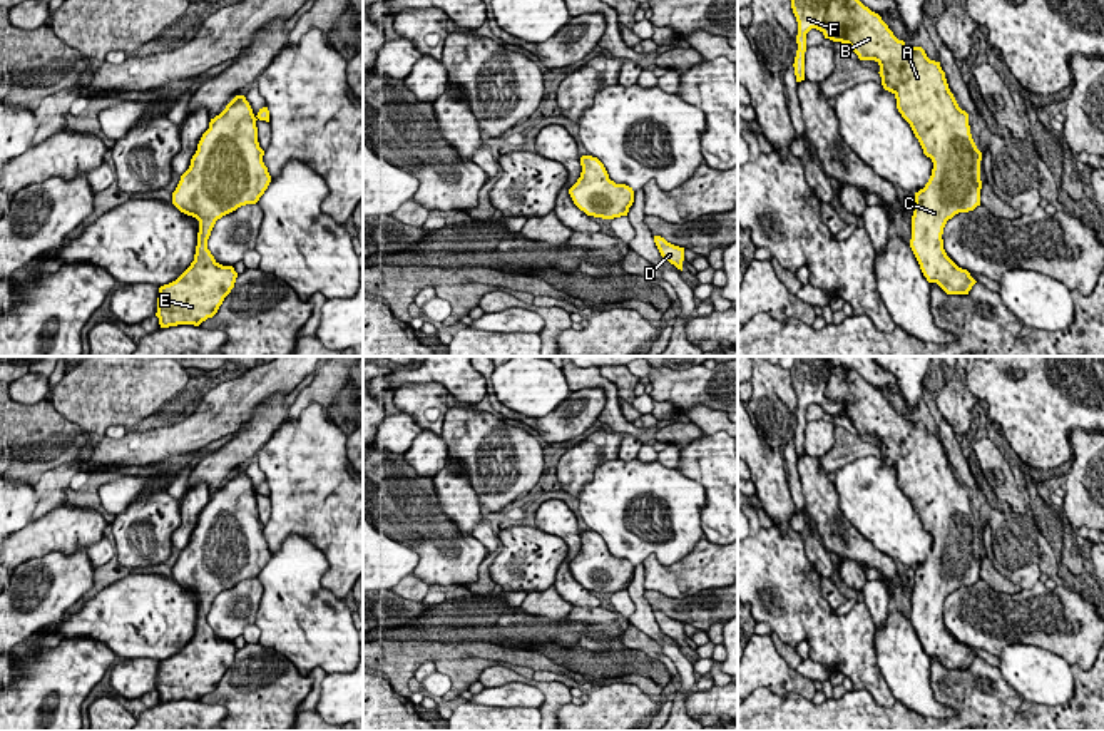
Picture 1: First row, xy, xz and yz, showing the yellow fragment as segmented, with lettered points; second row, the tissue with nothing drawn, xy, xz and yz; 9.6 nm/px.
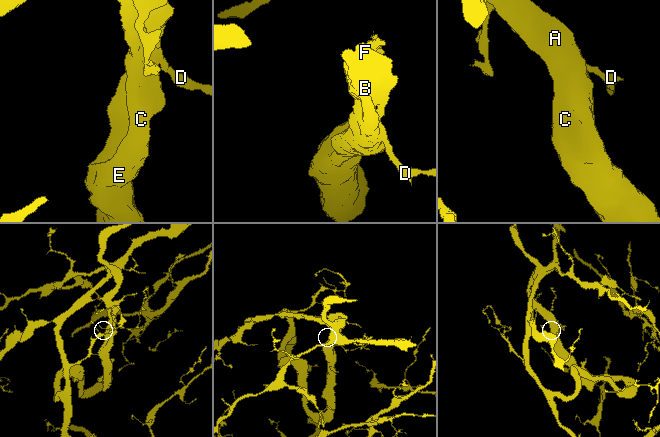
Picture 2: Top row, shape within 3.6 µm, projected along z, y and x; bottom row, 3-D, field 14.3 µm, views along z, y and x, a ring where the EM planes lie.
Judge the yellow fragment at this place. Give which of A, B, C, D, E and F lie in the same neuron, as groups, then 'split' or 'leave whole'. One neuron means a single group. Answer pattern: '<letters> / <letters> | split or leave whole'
A B C D E F | leave whole

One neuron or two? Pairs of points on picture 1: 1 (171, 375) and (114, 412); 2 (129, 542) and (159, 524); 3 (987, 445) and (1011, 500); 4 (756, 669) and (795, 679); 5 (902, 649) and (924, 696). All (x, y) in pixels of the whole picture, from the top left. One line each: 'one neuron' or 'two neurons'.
1: one neuron
2: one neuron
3: one neuron
4: one neuron
5: one neuron

